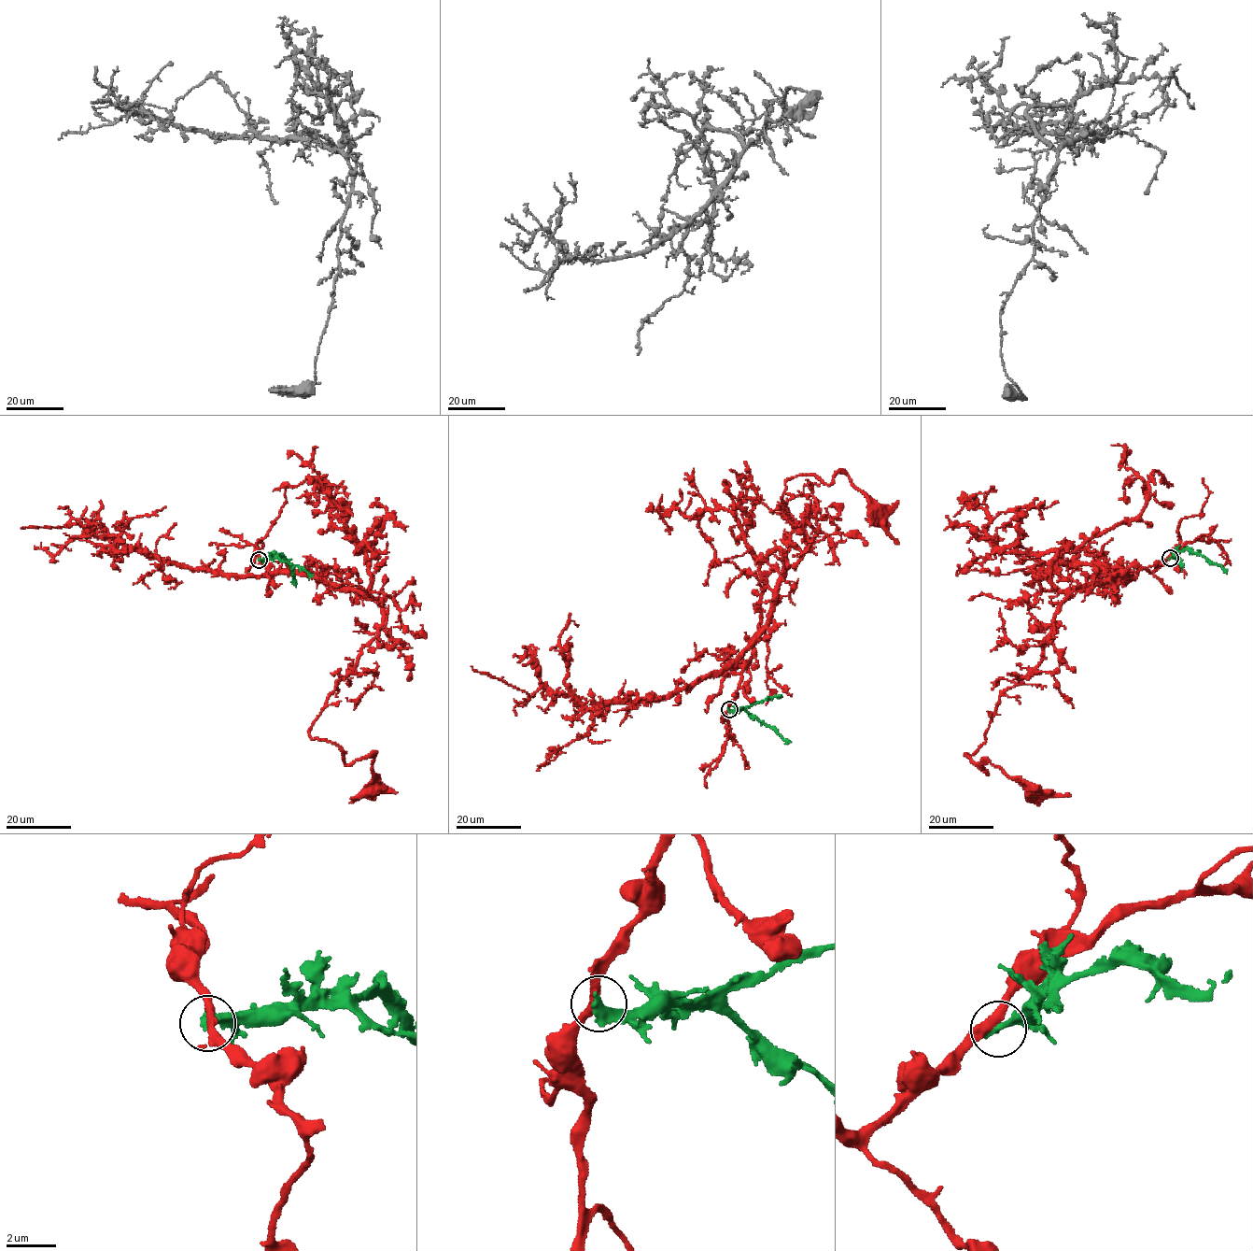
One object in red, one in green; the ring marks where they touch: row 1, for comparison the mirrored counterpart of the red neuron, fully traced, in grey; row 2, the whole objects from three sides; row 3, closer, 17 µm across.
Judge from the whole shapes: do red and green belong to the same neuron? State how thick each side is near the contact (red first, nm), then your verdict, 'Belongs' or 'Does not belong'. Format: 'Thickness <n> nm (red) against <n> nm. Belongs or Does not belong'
Thickness 320 nm (red) against 400 nm. Does not belong

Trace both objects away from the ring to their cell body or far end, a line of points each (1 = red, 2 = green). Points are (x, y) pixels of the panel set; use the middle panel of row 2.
1: (729, 709), (778, 578), (810, 544), (785, 508), (785, 482), (846, 474), (879, 512)
2: (729, 709), (746, 710), (792, 742)

